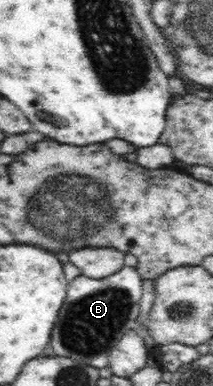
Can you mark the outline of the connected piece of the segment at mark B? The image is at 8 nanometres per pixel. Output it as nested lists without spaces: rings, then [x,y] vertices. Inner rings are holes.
[[[125,265],[105,278],[79,275],[69,281],[66,297],[52,330],[50,345],[54,355],[69,357],[98,369],[105,368],[109,364],[109,349],[128,330],[139,328],[139,300],[143,297],[143,280],[135,267]]]

